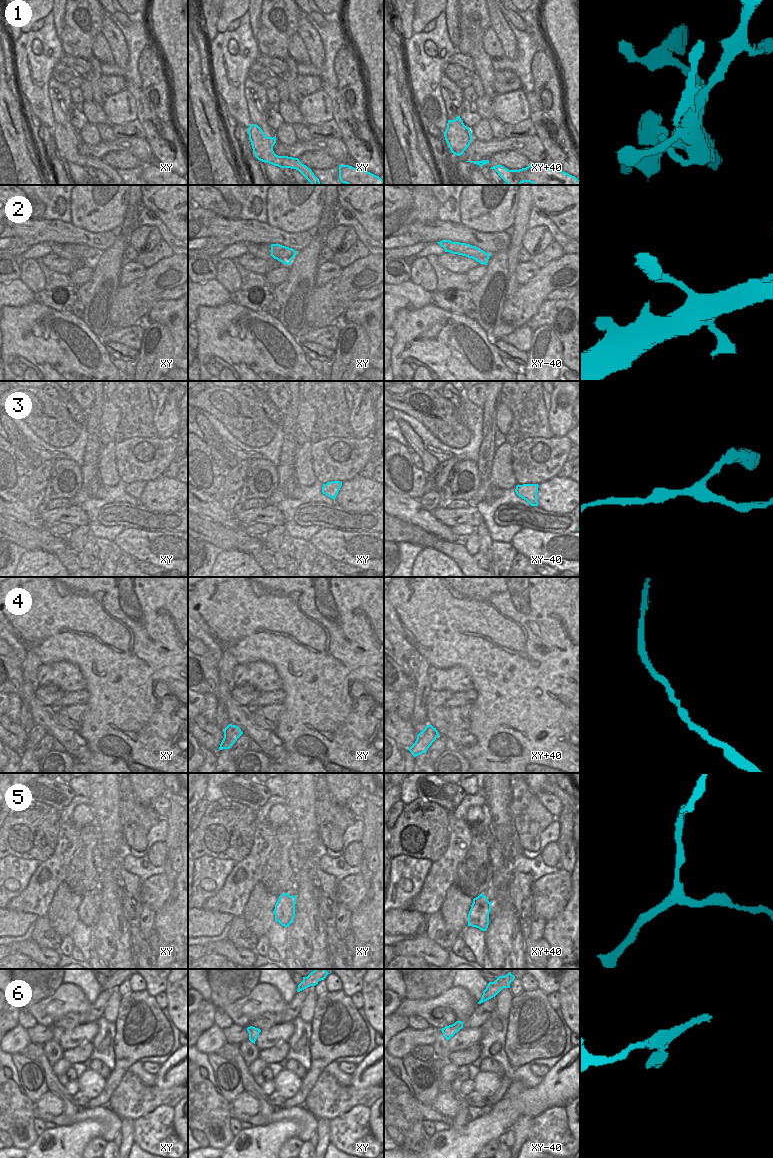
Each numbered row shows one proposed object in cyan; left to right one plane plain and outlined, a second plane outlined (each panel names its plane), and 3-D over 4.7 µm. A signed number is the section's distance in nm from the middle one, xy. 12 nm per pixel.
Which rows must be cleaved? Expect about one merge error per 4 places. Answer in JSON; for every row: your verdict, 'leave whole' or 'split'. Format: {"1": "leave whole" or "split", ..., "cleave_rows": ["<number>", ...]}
{"1": "split", "2": "leave whole", "3": "leave whole", "4": "leave whole", "5": "leave whole", "6": "leave whole", "cleave_rows": ["1"]}

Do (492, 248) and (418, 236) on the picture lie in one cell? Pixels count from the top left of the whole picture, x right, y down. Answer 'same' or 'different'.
same

